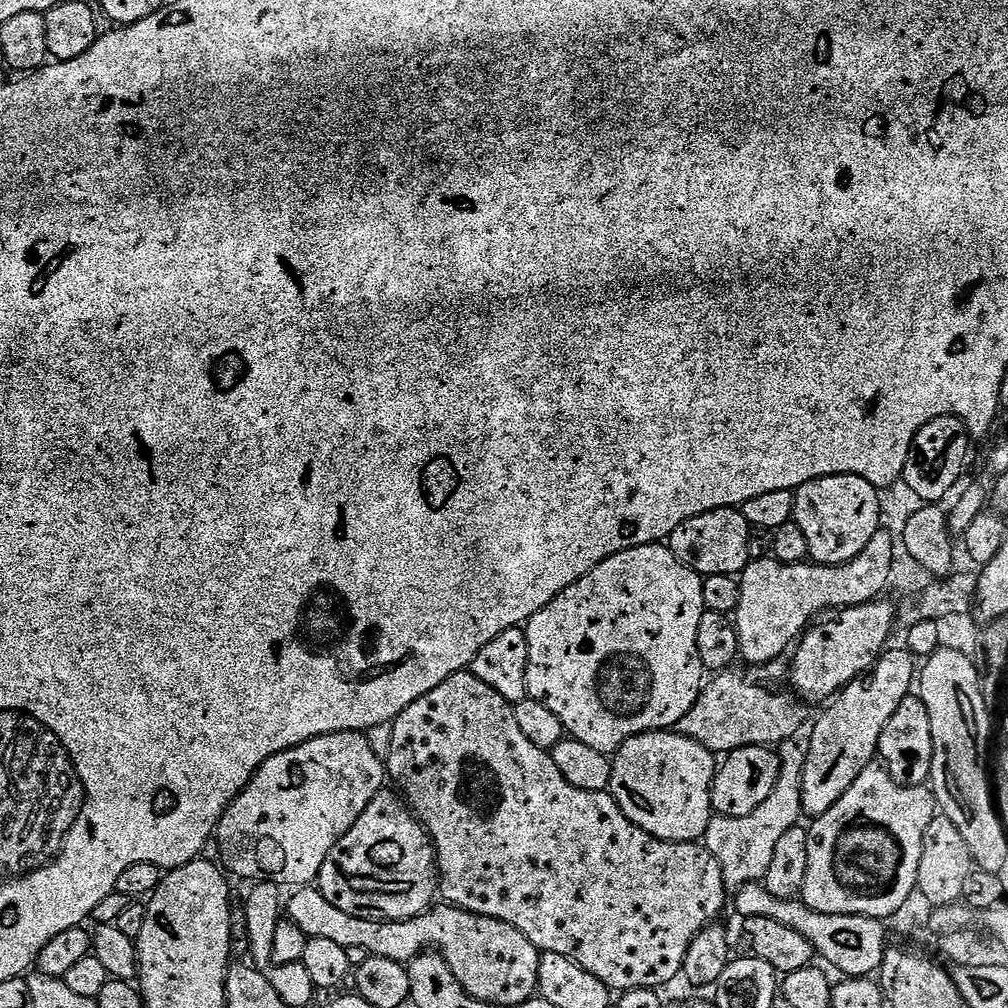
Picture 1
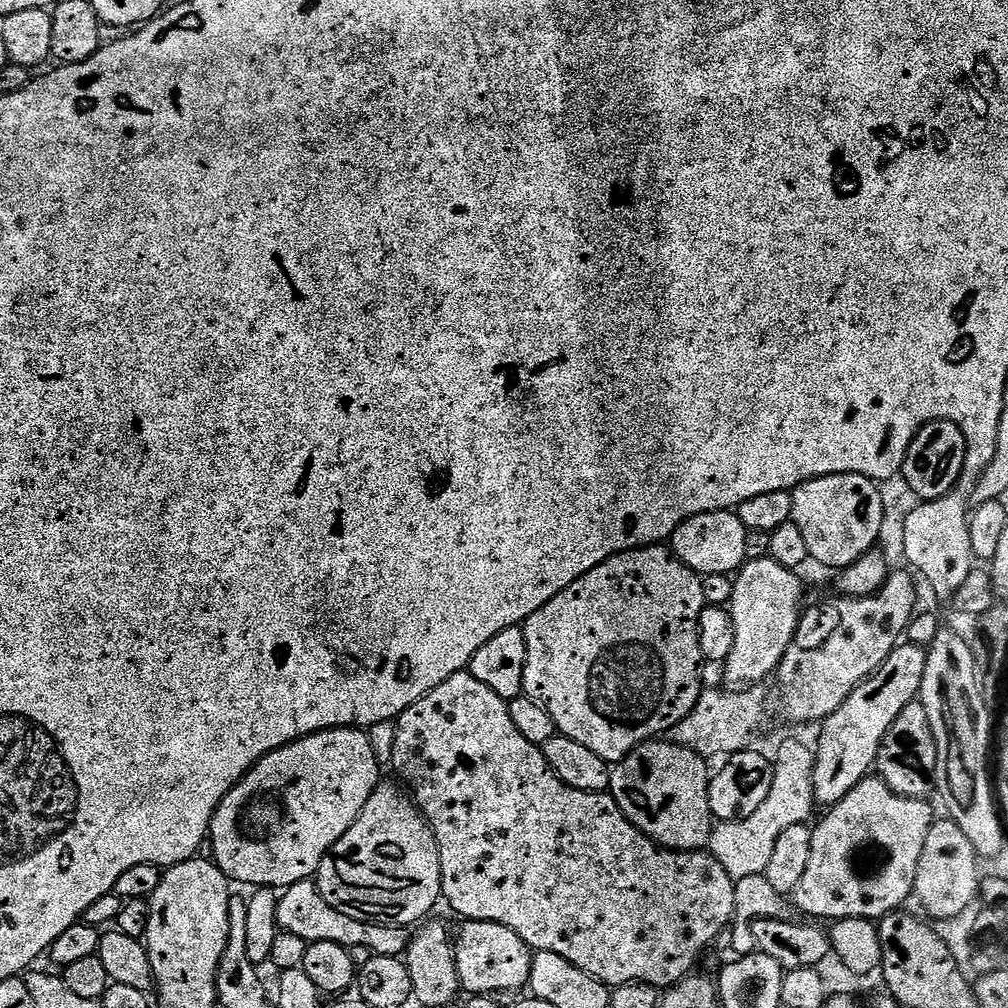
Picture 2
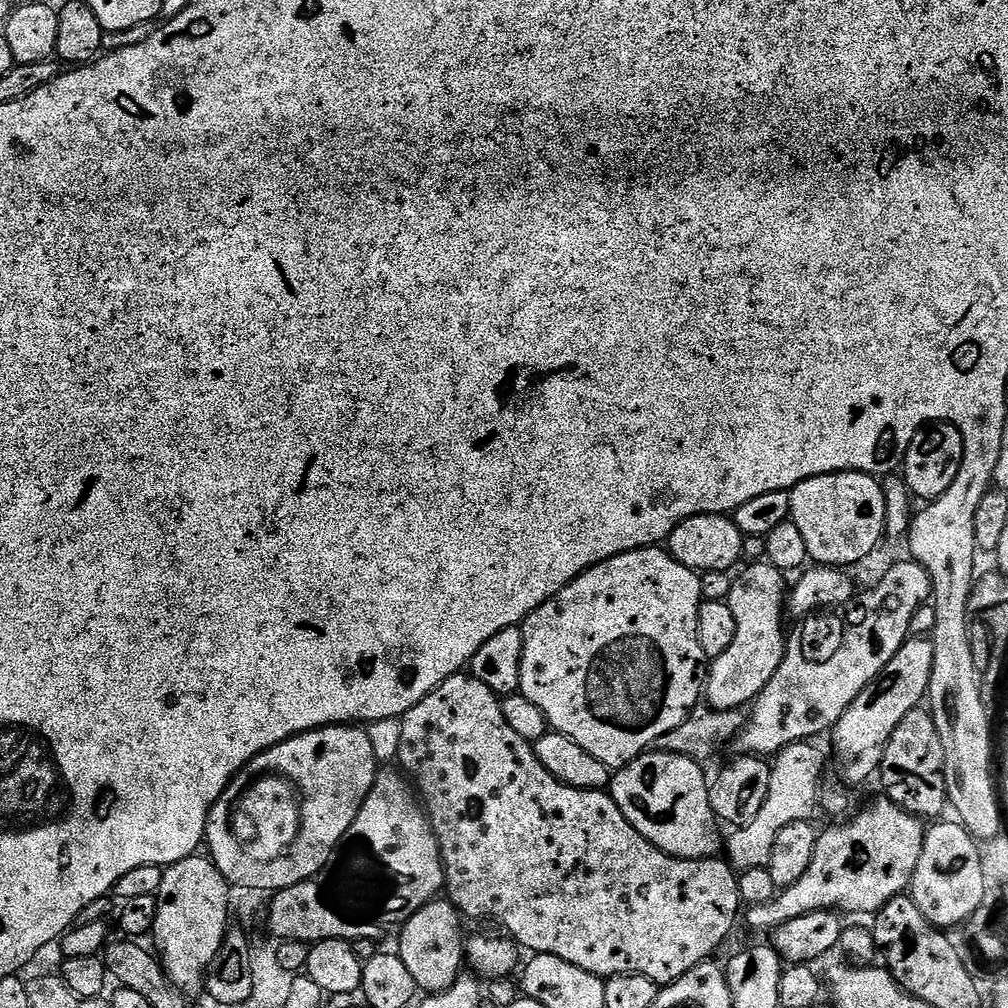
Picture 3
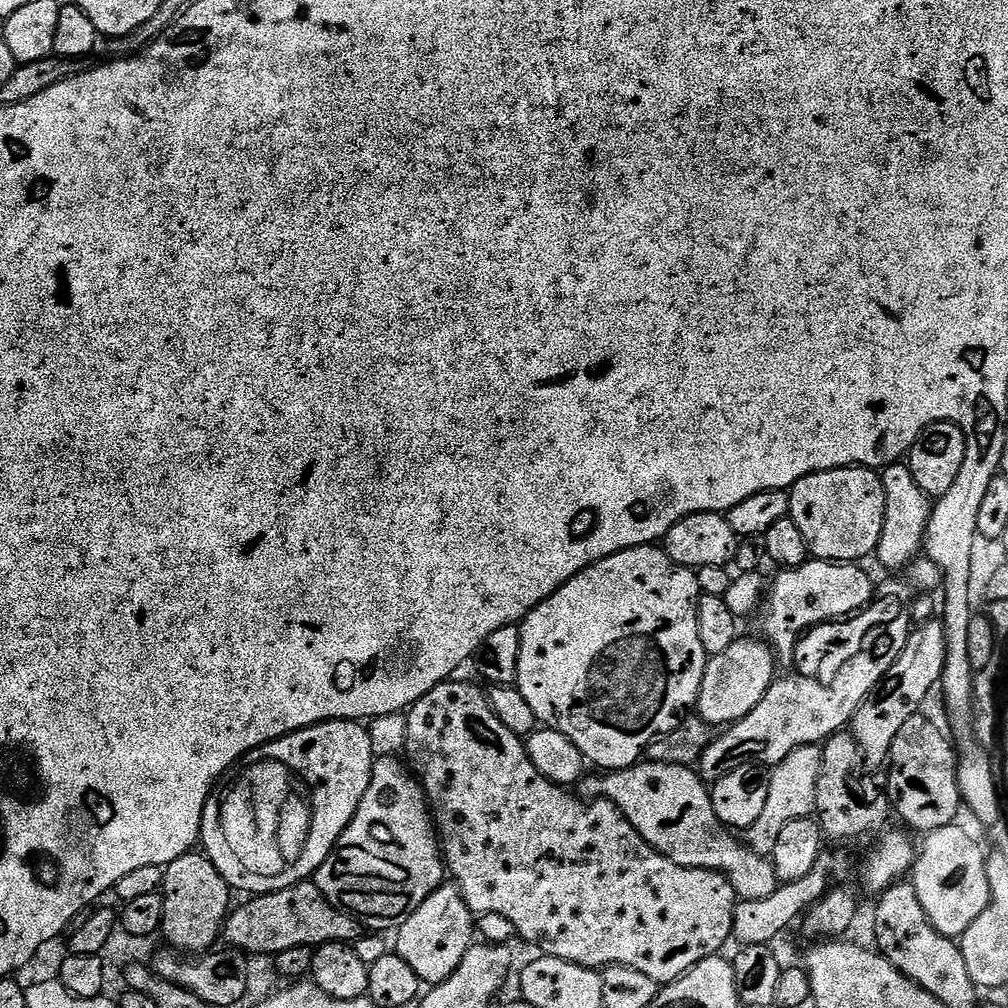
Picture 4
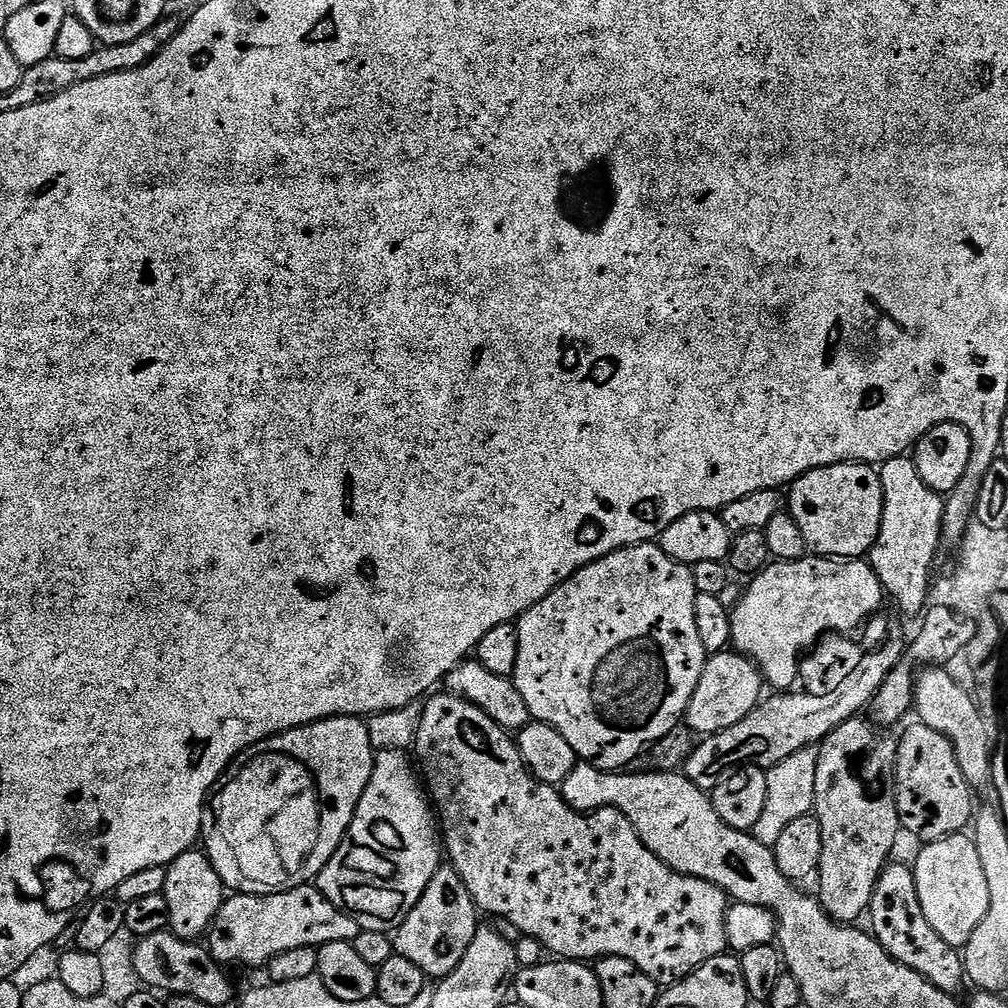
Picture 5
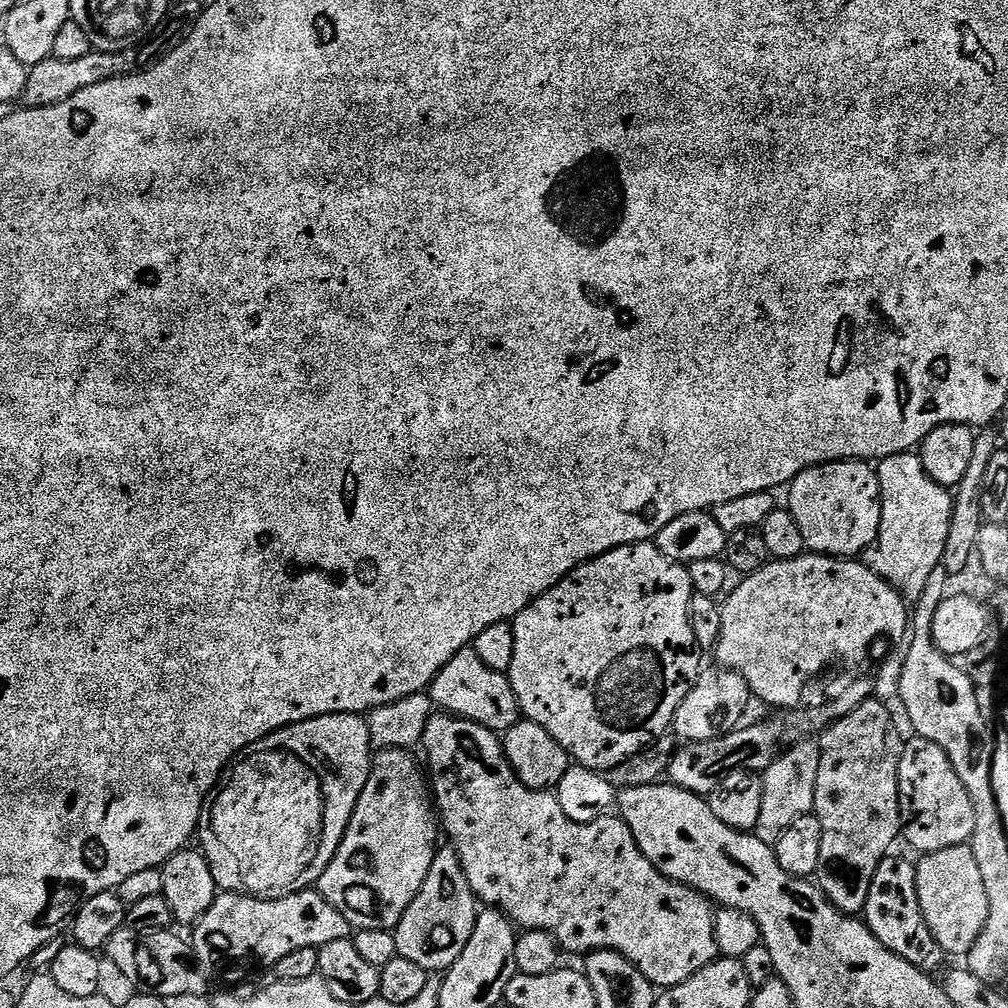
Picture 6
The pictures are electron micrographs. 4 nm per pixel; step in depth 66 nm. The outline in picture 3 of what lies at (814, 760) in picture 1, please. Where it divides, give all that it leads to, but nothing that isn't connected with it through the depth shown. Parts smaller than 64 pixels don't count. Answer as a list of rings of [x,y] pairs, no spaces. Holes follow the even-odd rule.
[[[913,635],[904,641],[898,654],[890,658],[886,670],[838,718],[830,739],[836,743],[836,752],[844,763],[844,776],[852,784],[860,784],[868,775],[875,773],[880,766],[880,755],[888,745],[890,734],[915,708],[925,703],[930,686],[931,671],[934,668],[934,646],[931,639],[923,635]]]

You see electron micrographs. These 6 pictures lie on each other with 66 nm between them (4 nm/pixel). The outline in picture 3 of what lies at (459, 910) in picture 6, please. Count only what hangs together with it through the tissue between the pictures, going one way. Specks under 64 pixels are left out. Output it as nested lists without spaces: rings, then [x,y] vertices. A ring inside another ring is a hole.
[[[437,898],[415,912],[399,929],[398,955],[406,962],[406,970],[410,970],[421,993],[445,992],[461,976],[466,964],[466,936],[460,933],[460,923],[462,917],[451,900]]]

